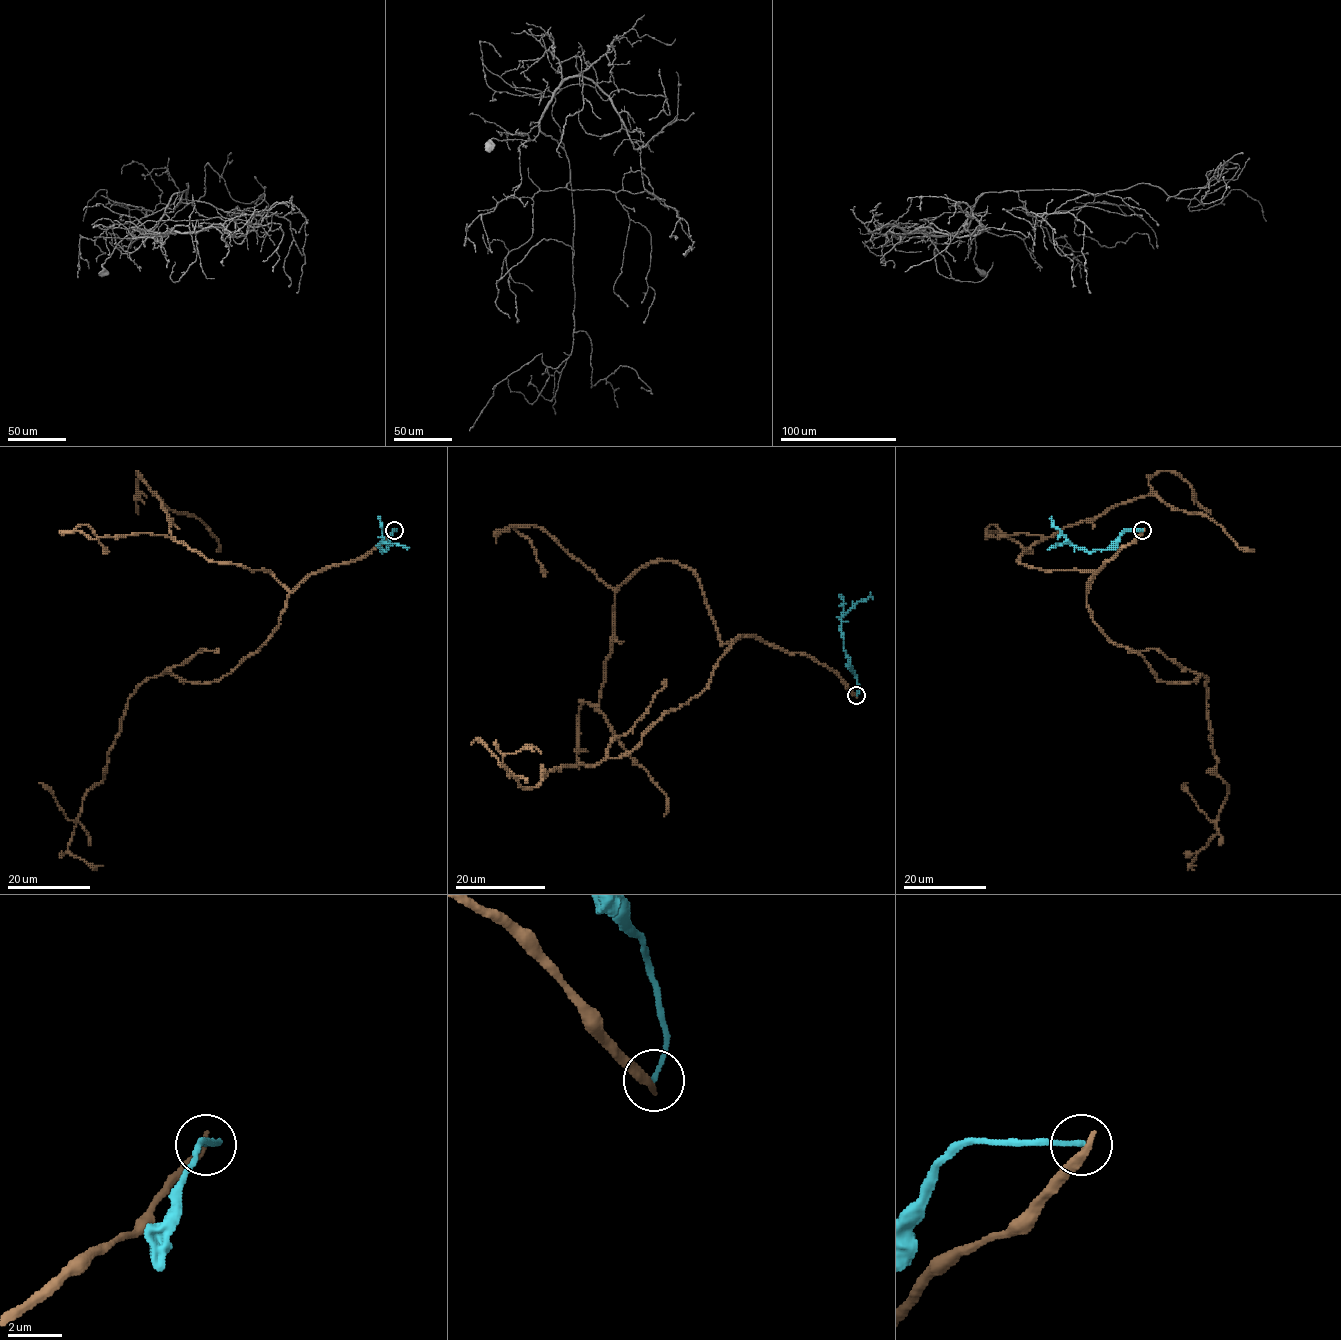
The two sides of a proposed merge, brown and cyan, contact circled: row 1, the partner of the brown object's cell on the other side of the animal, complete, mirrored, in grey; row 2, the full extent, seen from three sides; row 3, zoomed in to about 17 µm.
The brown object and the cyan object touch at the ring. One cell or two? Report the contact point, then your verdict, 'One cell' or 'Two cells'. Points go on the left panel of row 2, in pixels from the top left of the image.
Place: (394, 530). Two cells

